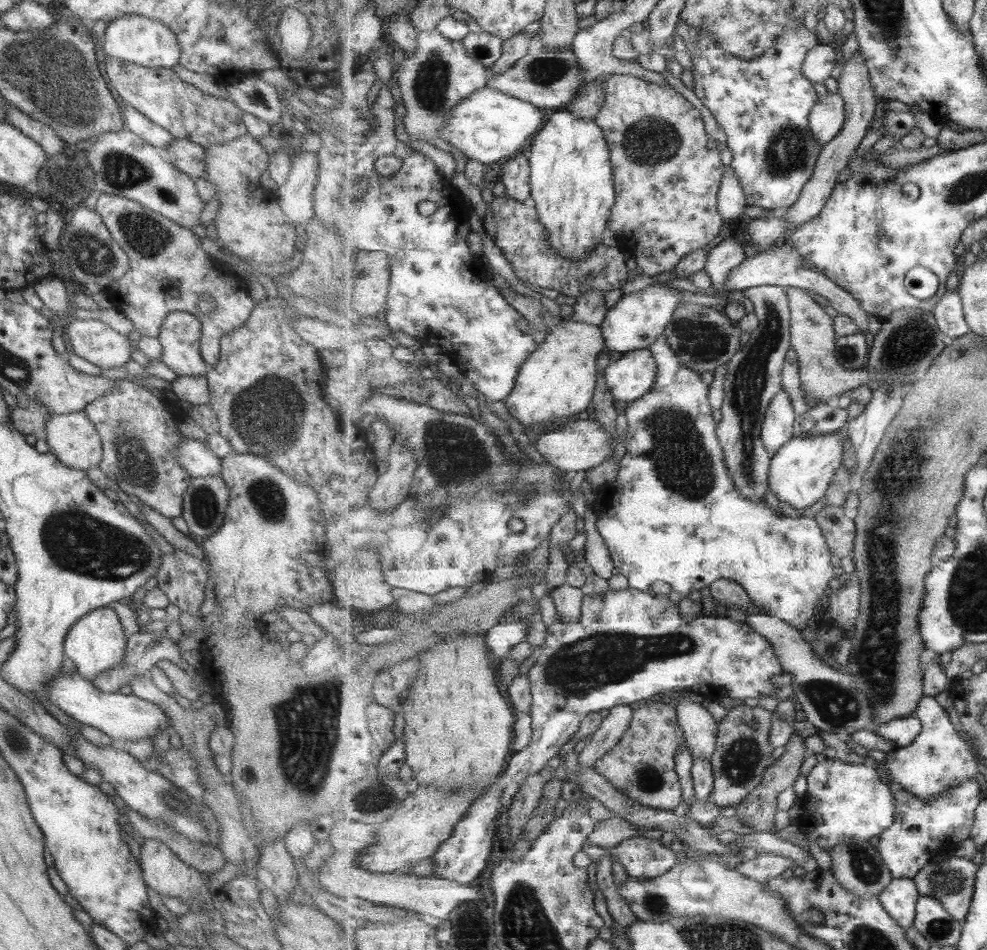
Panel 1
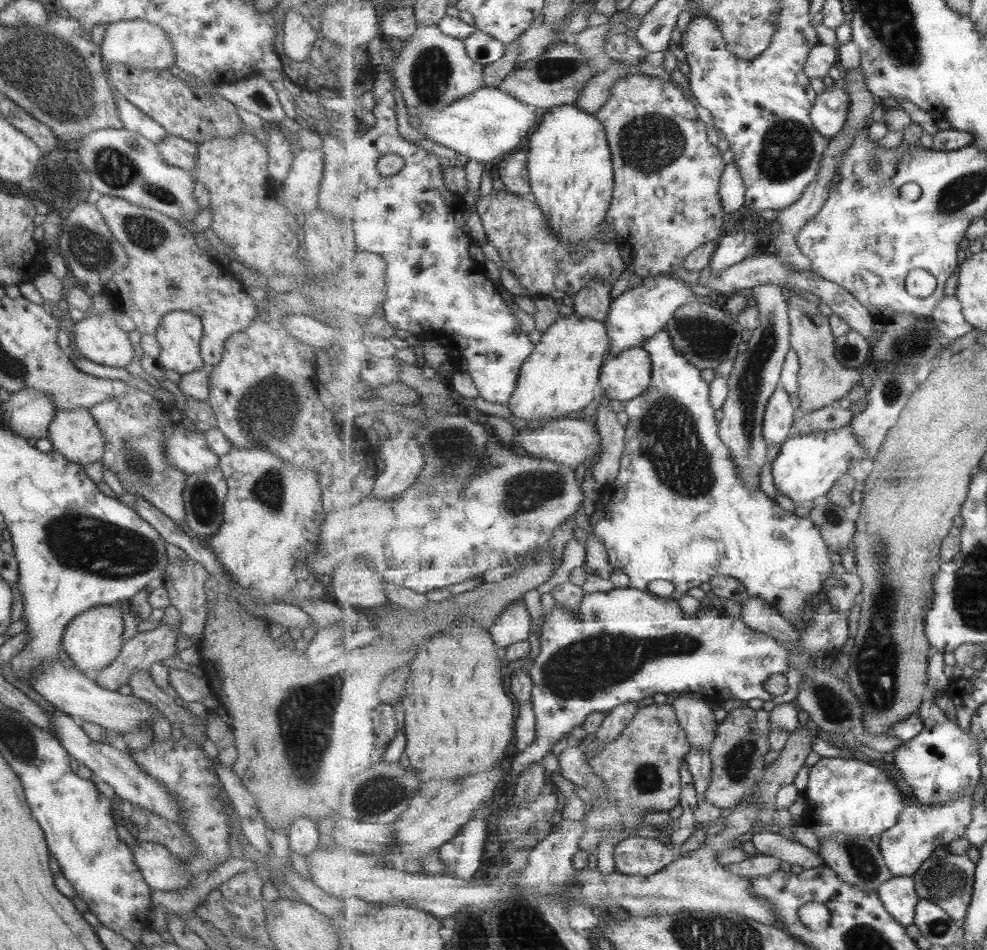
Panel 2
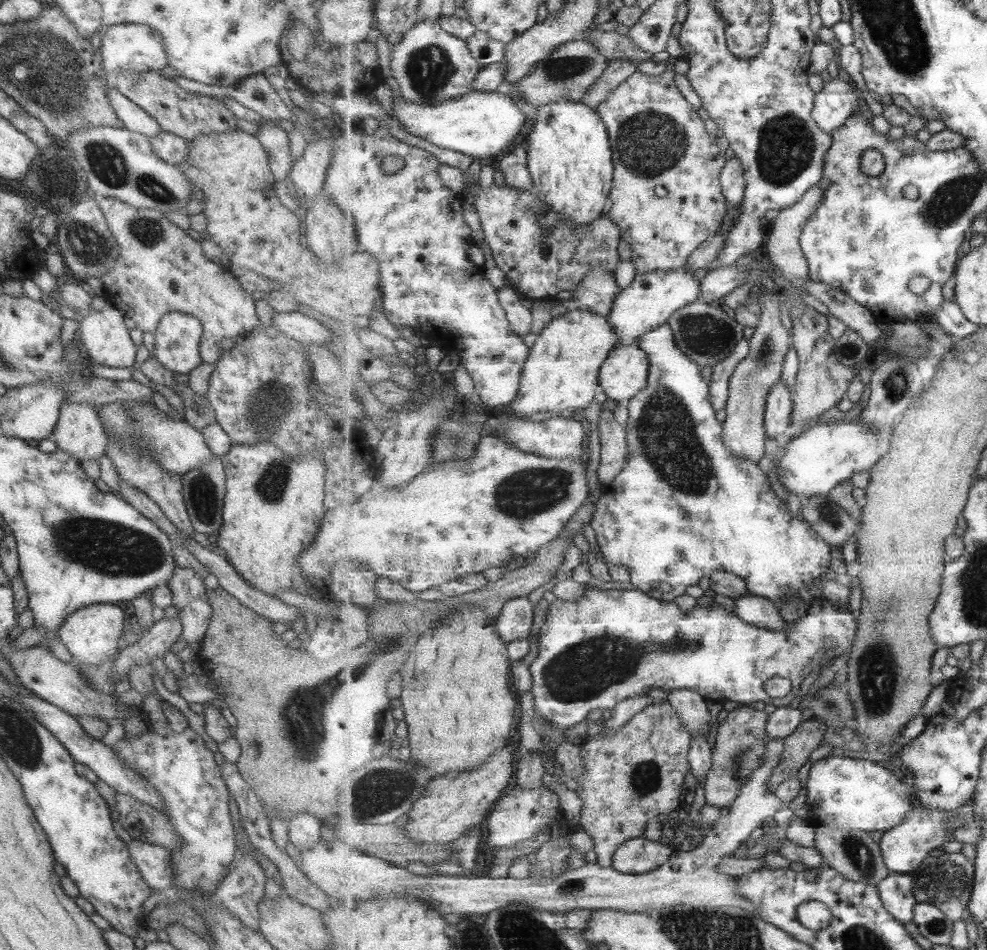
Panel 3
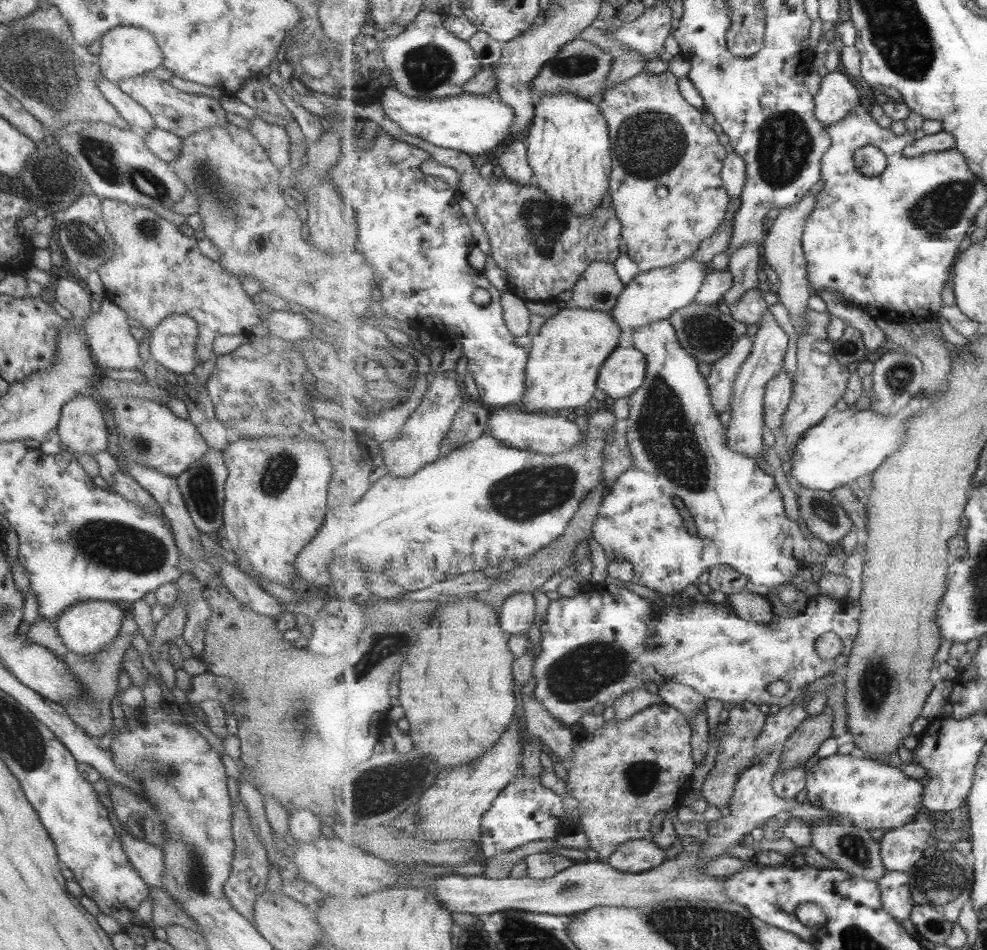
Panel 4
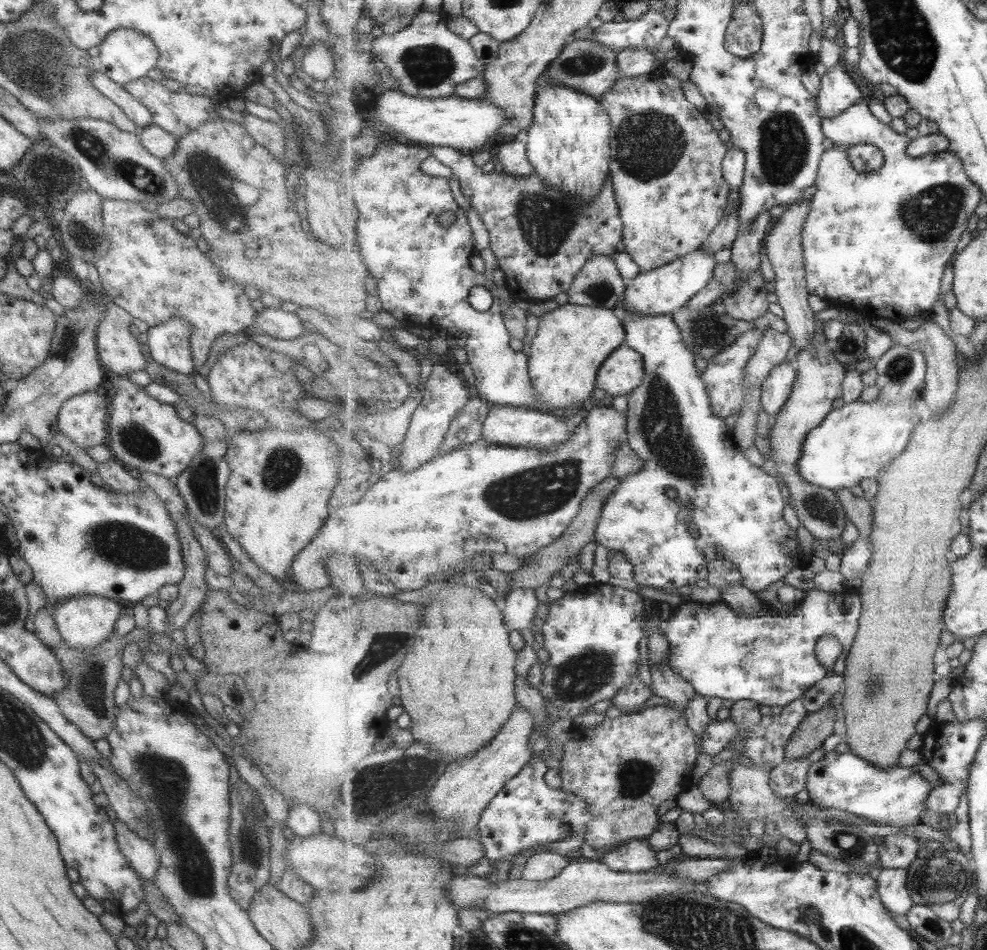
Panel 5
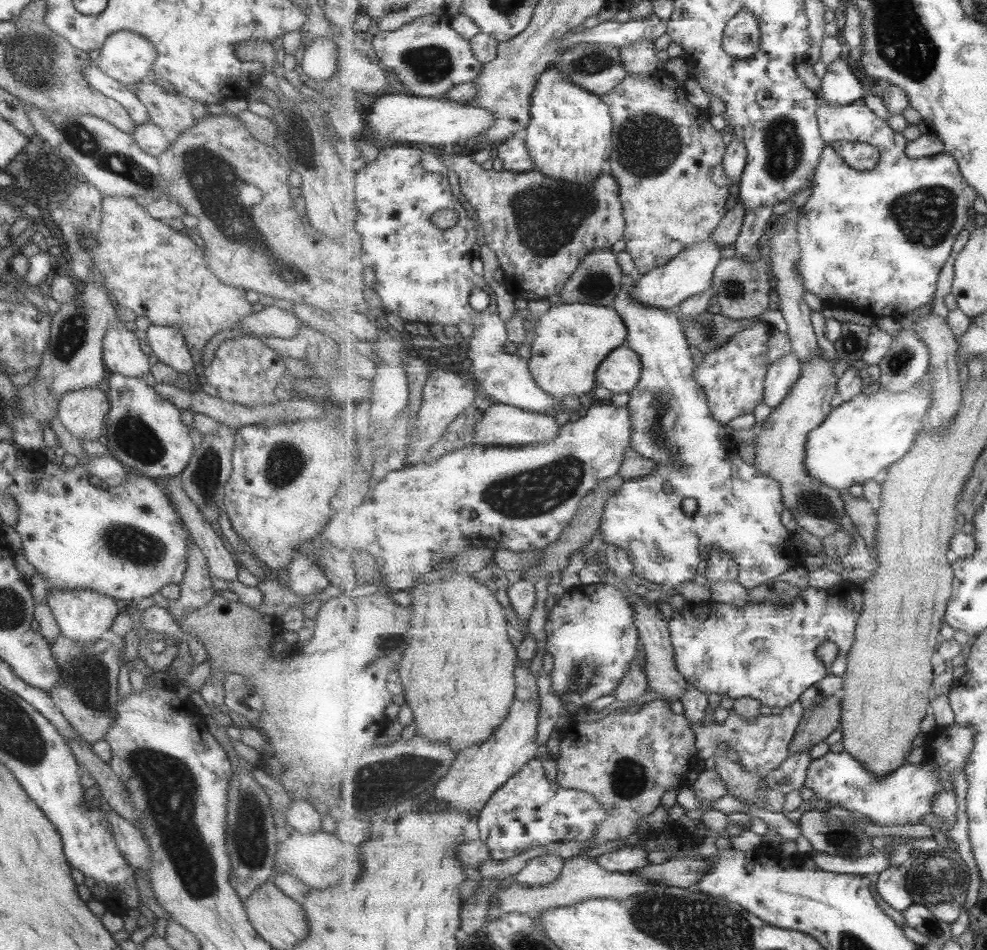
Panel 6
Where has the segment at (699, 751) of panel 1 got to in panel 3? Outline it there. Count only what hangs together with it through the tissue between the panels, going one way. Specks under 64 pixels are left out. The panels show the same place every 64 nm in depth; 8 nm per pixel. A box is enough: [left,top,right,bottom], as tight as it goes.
[667,689,709,739]

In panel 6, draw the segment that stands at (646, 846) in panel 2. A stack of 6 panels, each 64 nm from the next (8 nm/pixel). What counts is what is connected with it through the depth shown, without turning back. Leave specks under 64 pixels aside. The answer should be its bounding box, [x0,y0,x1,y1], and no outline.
[595,846,650,873]

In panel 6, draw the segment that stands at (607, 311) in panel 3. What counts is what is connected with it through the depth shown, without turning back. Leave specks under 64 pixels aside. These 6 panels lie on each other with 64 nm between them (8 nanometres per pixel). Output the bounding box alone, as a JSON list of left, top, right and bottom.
[560,249,625,309]

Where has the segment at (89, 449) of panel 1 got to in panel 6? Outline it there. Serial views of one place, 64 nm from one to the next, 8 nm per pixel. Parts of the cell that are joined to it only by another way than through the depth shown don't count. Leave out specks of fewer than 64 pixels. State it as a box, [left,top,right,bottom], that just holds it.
[56,387,109,440]

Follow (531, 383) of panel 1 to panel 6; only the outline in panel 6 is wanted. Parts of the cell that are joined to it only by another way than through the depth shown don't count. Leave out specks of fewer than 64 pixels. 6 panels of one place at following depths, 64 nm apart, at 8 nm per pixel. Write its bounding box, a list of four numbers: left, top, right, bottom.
[529,304,628,399]

